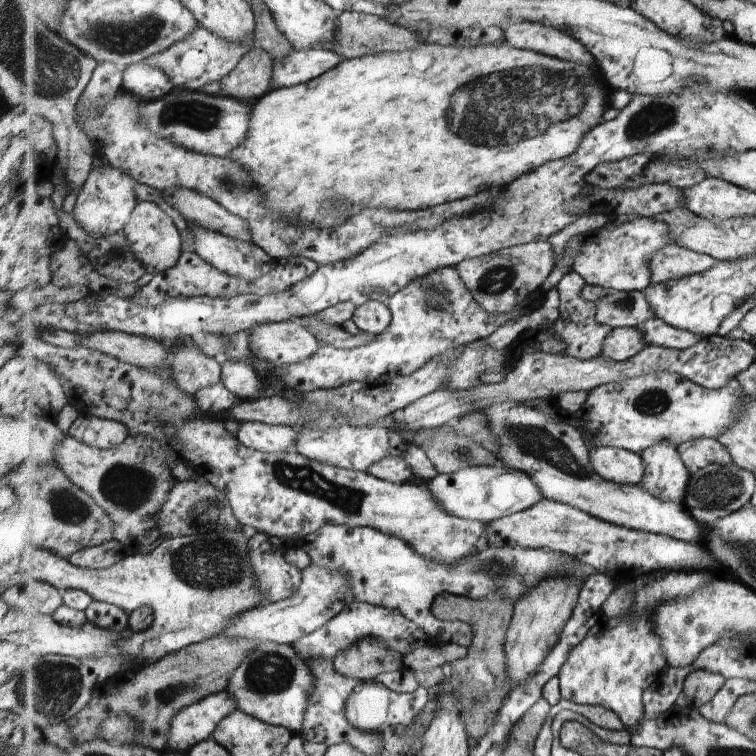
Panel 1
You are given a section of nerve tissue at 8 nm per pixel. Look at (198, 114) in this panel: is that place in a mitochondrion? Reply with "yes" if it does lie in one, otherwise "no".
yes

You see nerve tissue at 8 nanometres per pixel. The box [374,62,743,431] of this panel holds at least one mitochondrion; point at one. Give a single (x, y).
(654, 119)

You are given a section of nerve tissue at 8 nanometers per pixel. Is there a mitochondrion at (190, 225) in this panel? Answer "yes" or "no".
no

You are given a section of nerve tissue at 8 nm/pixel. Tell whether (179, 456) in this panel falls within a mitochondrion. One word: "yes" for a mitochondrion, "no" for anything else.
no

